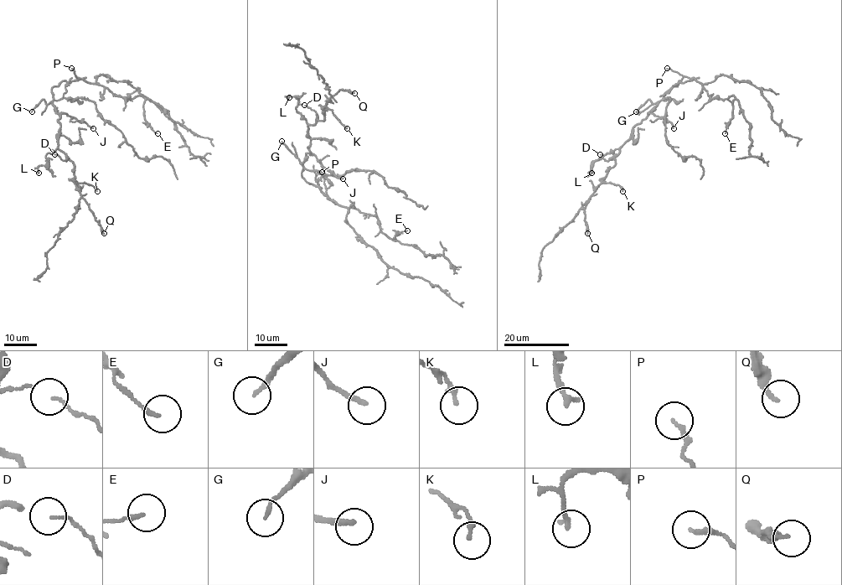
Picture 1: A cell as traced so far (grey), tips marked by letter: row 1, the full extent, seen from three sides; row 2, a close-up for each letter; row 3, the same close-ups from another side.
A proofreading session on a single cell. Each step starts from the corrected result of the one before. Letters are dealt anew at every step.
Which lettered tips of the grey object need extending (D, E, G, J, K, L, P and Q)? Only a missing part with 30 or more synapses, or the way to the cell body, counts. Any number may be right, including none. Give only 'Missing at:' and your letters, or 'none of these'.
Missing at: J, L

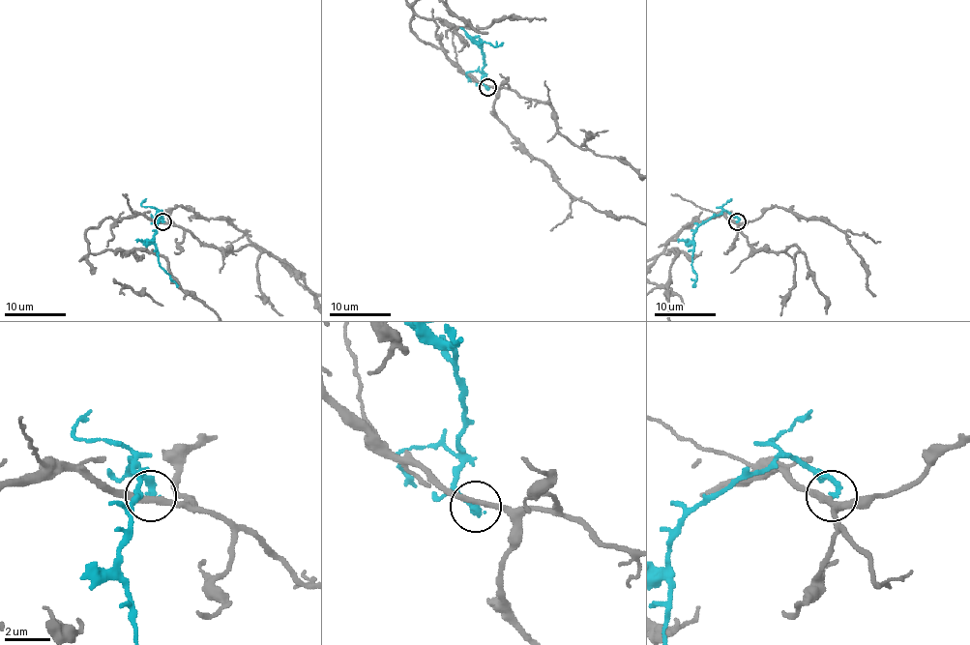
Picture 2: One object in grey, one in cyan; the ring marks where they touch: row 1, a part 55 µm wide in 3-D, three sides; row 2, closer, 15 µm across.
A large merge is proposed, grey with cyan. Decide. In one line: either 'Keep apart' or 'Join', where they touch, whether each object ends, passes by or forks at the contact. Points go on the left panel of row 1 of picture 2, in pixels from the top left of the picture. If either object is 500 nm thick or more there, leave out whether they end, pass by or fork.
Keep apart. Place: (162, 221). At the ring grey passes by. At the ring cyan ends

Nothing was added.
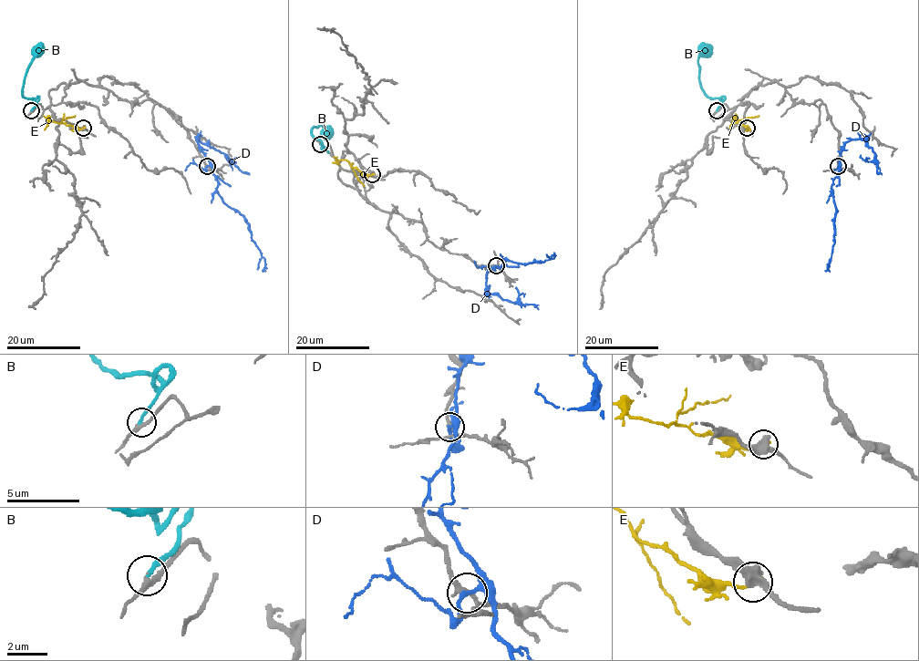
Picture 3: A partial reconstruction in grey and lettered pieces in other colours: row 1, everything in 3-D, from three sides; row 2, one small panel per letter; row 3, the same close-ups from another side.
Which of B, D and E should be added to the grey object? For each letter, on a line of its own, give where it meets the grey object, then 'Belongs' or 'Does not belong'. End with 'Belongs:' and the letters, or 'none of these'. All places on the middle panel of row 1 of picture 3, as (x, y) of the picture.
B: Touches grey at (320, 144). Belongs
D: Touches grey at (496, 265). Does not belong
E: Touches grey at (372, 174). Does not belong
Belongs: B

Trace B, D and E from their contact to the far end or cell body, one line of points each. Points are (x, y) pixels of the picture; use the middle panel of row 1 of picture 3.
B: (320, 144), (328, 151), (314, 138), (313, 128), (321, 126), (331, 130)
D: (497, 265), (501, 266), (506, 259), (526, 263), (543, 262), (552, 257)
E: (372, 174), (364, 174), (350, 165), (364, 186)

